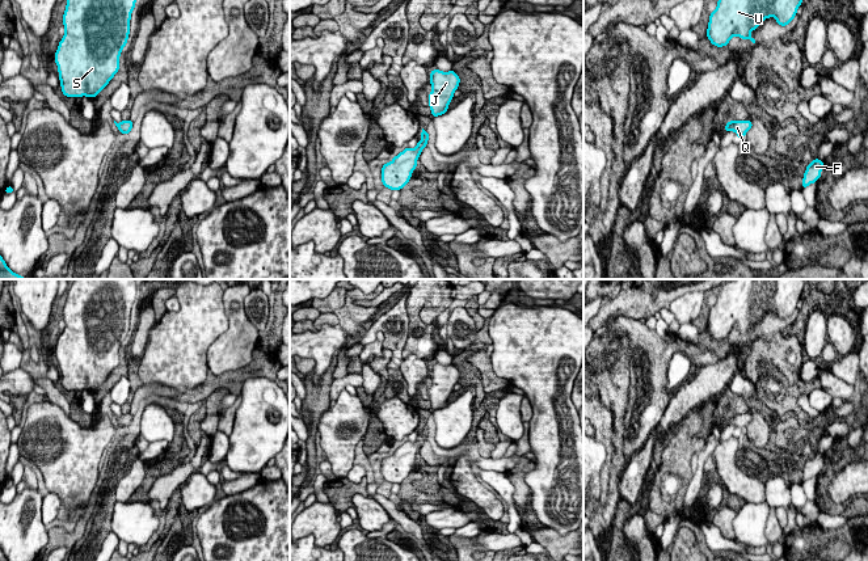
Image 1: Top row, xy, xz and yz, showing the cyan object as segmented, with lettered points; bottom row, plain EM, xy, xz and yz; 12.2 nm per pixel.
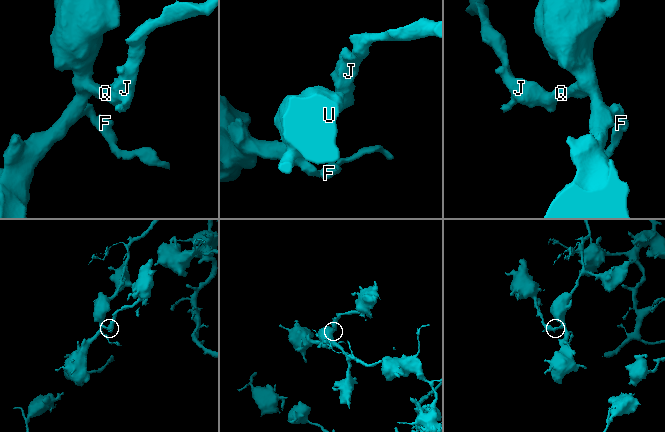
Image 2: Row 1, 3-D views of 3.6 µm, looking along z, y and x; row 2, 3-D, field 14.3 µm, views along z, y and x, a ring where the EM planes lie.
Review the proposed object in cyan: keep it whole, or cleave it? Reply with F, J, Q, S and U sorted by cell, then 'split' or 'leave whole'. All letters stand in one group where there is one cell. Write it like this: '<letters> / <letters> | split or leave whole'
F J Q S U | leave whole

